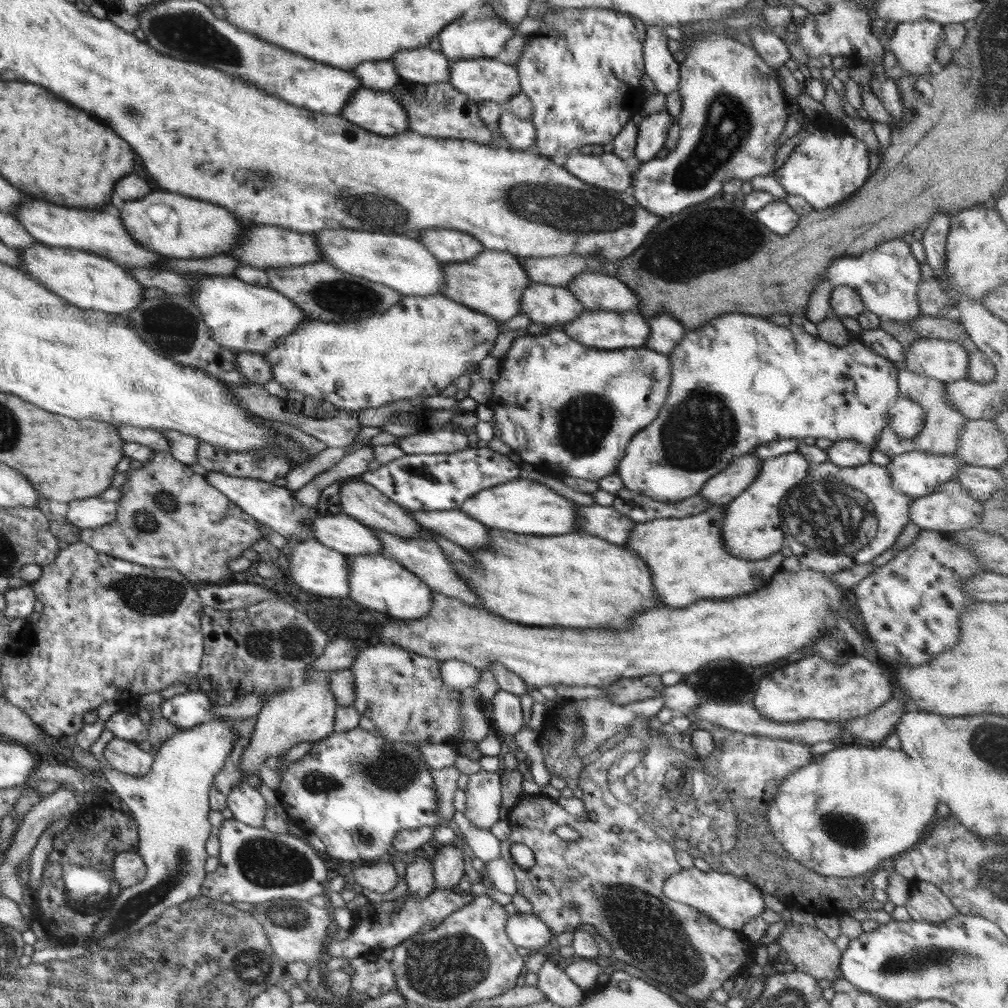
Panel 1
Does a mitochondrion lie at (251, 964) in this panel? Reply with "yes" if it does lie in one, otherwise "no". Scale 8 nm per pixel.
yes

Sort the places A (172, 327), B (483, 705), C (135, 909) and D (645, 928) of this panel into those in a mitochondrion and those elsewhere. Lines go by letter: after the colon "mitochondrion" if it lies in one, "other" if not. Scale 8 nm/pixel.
A: mitochondrion
B: other
C: mitochondrion
D: mitochondrion

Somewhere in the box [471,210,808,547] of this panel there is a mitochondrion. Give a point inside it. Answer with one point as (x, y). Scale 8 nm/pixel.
(701, 427)

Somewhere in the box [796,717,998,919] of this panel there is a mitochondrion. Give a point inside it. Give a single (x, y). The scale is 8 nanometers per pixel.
(846, 831)

